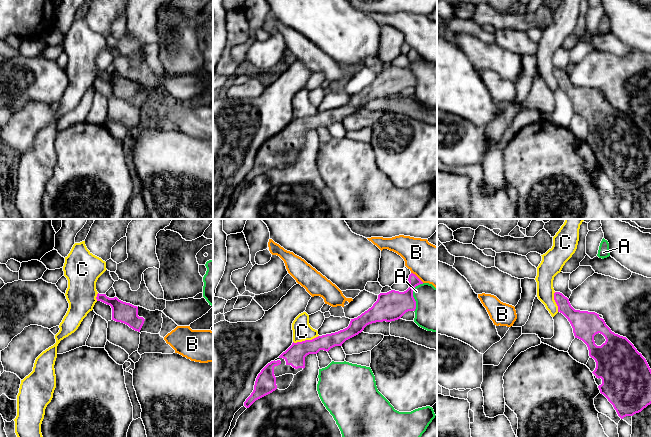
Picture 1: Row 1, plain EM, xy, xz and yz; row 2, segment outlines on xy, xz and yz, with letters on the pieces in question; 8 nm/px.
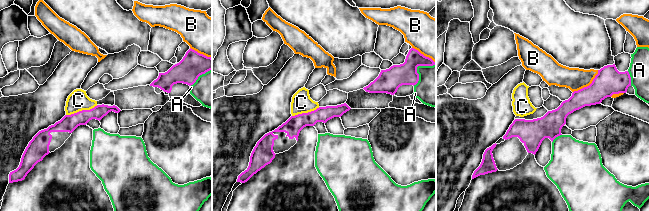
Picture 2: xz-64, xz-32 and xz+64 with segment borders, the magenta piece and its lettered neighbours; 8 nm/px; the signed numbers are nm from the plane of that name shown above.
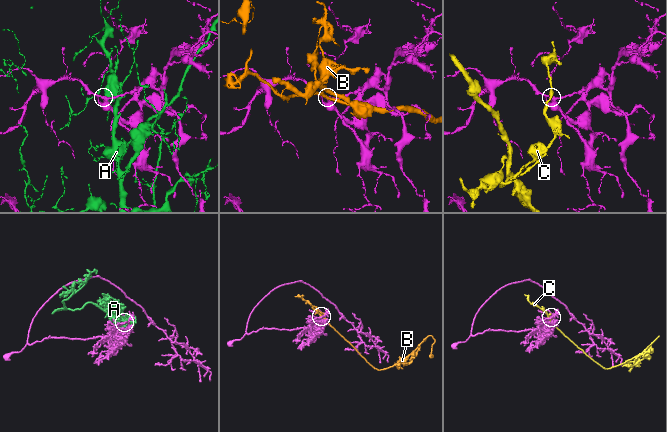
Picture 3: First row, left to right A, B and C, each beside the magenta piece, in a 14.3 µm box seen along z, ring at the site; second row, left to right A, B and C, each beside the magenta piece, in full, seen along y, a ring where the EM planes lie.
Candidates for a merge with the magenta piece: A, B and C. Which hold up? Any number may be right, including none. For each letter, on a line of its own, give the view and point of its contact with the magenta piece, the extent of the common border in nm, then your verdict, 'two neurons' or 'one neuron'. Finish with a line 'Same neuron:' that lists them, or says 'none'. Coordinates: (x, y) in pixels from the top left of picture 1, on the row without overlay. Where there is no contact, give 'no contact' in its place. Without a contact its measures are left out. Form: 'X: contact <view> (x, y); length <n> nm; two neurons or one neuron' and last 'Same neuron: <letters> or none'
A: contact xz (412, 71); length 240 nm; two neurons
B: contact xz (416, 52); length 130 nm; two neurons
C: contact xz (305, 116); length 220 nm; two neurons
Same neuron: none

